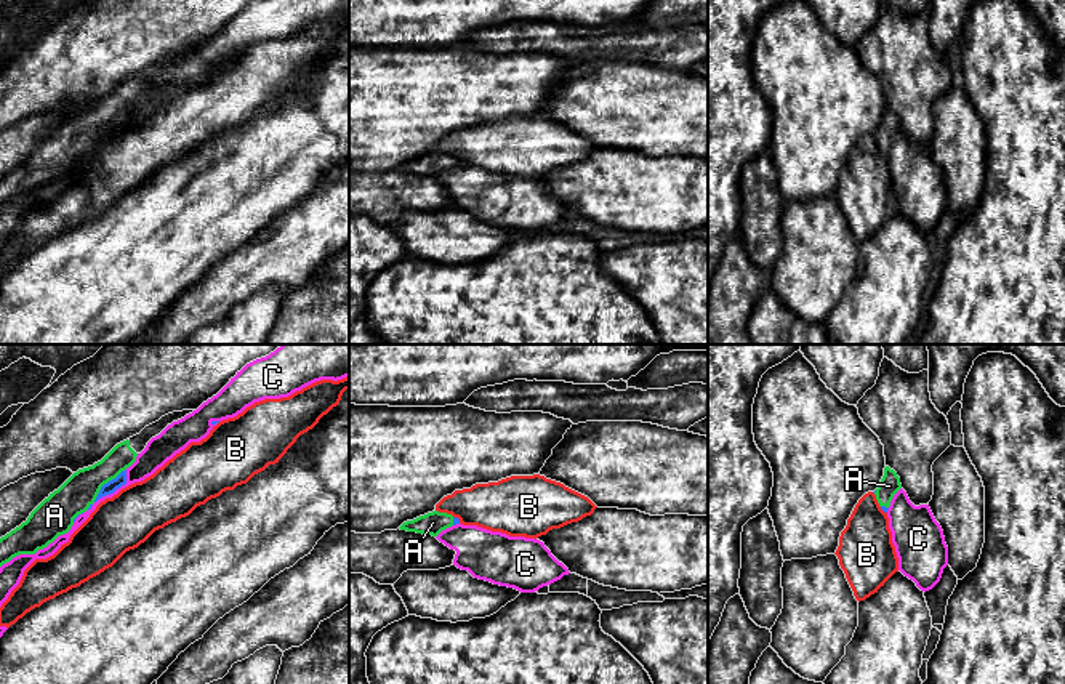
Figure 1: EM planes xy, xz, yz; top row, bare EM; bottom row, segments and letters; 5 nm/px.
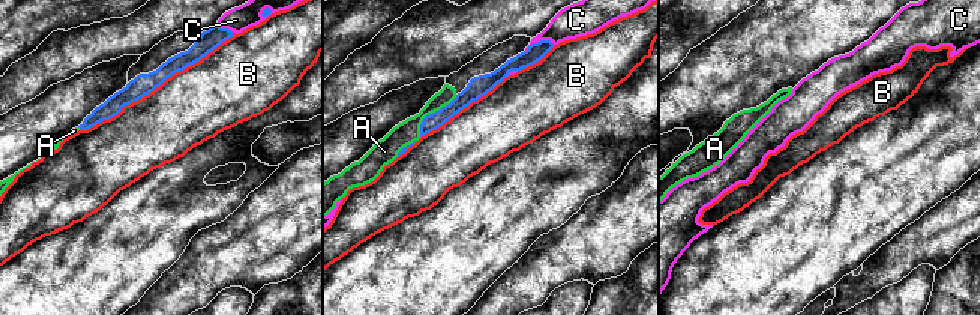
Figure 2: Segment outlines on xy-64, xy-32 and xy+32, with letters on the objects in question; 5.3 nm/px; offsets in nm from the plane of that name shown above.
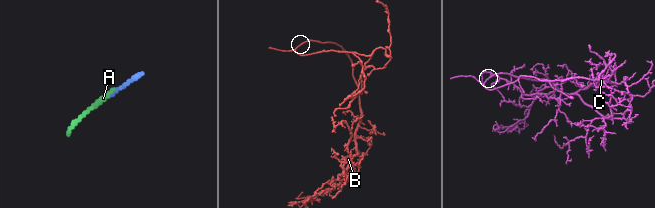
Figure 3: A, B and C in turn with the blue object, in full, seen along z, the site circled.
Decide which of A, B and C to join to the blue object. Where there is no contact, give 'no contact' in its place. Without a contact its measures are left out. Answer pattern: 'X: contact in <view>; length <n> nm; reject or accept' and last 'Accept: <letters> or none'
A: contact in xy; length 280 nm; accept
B: contact in xz; length 50 nm; reject
C: contact in xy; length 280 nm; reject
Accept: A

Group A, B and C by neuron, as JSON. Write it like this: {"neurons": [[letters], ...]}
{"neurons": [["A"], ["B"], ["C"]]}

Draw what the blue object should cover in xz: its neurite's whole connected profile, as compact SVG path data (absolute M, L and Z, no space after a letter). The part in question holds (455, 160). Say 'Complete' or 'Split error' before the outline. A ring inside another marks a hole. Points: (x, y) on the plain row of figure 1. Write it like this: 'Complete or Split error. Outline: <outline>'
Split error. Outline: M432 152L413 162L404 163L399 170L437 178L442 171L456 165L460 165L458 159L453 159L452 155L447 154Z

